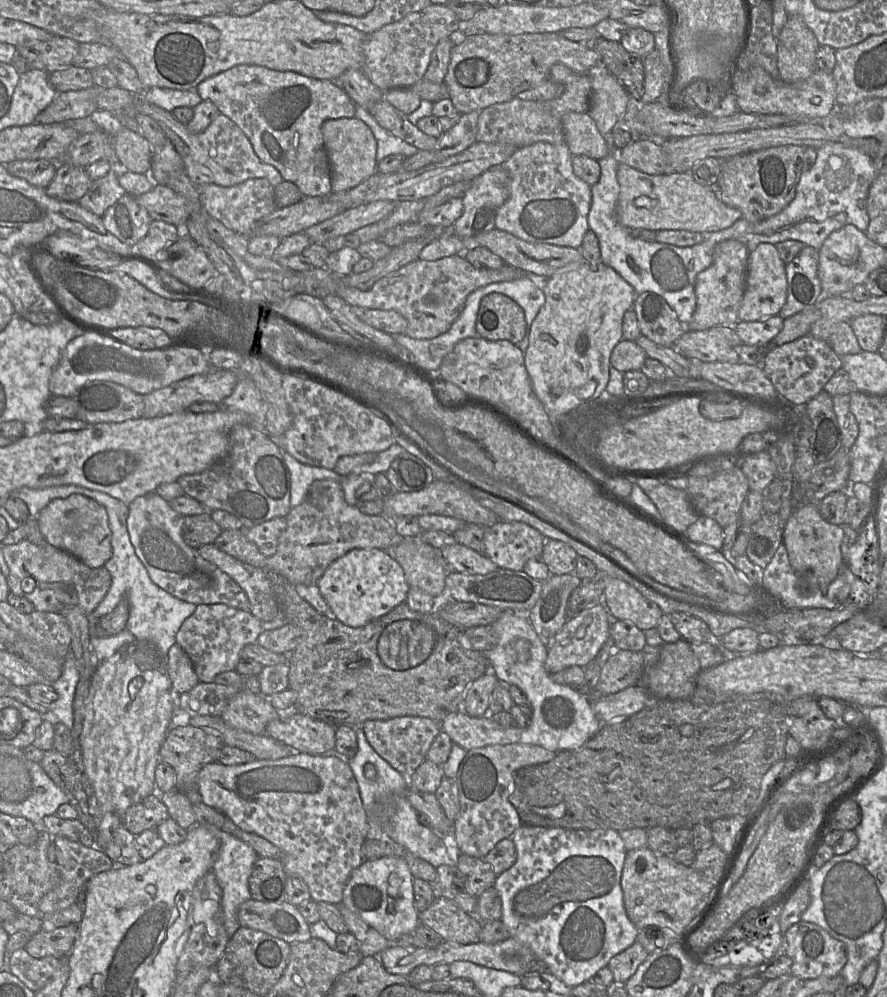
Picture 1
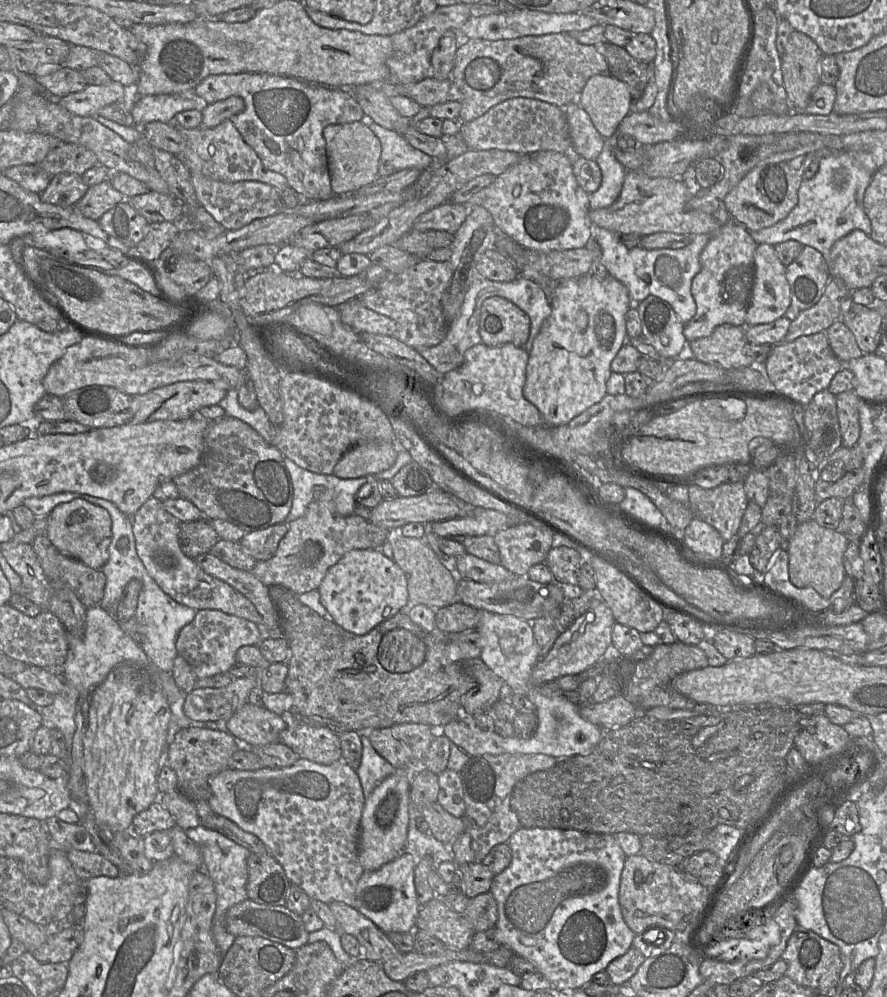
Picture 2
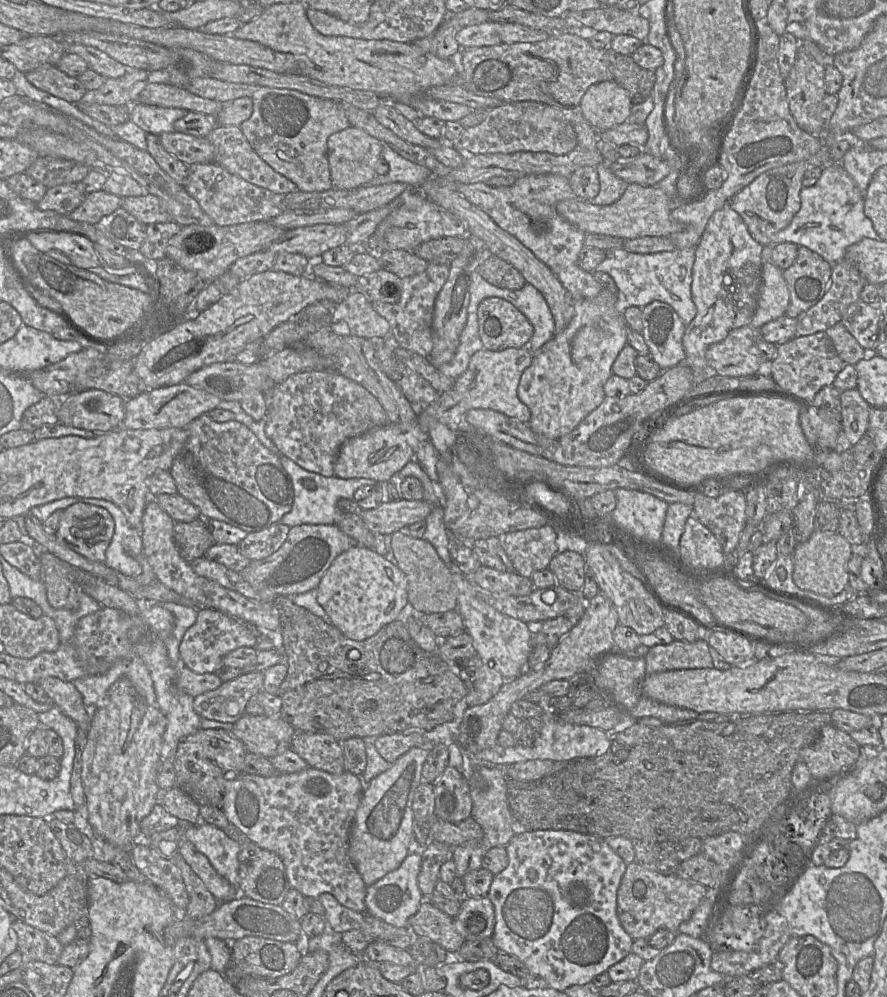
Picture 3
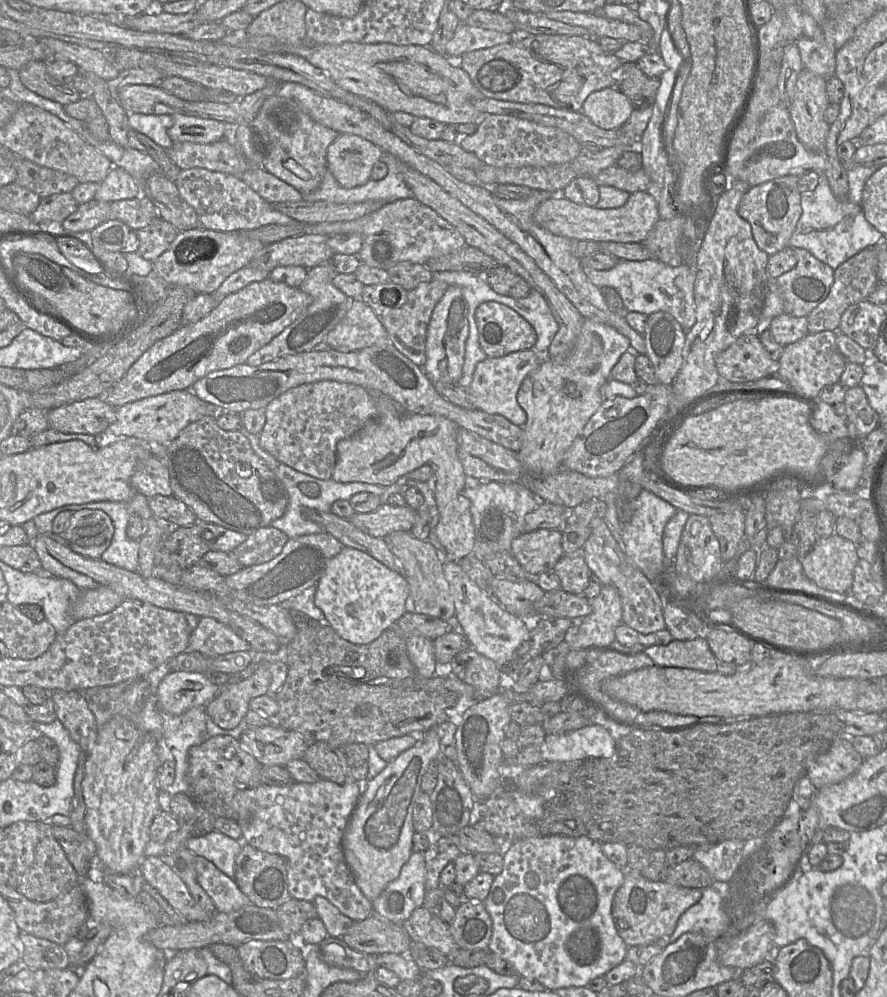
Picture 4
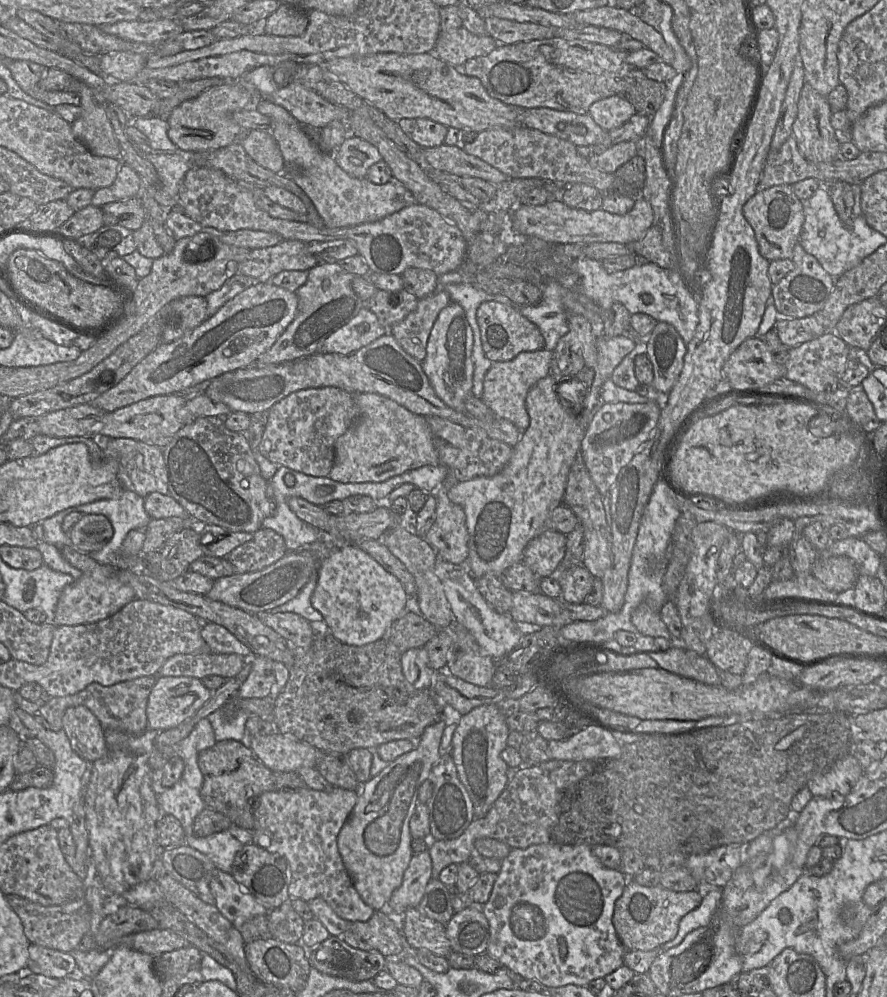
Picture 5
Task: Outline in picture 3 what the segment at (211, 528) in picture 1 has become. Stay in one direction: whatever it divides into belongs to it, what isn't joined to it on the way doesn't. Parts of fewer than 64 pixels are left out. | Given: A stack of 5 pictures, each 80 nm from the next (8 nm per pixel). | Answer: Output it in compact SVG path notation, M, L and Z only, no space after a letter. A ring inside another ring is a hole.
M204 518L175 523L174 542L180 556L188 563L204 556L205 552L215 544Z

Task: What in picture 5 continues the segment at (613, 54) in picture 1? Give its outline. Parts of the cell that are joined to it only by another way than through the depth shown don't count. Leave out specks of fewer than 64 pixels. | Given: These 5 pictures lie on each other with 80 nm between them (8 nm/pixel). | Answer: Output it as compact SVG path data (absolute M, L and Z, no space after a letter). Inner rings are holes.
M632 68L632 84L623 96L639 115L653 117L665 99L666 83L648 78L642 70Z

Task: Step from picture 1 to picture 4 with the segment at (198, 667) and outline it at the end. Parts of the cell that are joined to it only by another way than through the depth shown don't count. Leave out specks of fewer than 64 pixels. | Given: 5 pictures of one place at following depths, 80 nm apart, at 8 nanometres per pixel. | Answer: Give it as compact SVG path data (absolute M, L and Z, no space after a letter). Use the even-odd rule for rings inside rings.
M200 617L197 627L191 632L185 652L200 652L208 657L225 655L231 652L251 651L251 647L229 627L210 617Z

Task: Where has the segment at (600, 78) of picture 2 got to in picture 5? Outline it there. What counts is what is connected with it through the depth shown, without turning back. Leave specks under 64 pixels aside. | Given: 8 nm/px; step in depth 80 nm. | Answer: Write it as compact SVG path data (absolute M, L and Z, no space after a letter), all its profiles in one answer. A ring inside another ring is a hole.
M623 95L598 100L588 110L588 115L605 131L621 127L634 114L636 112L633 106Z

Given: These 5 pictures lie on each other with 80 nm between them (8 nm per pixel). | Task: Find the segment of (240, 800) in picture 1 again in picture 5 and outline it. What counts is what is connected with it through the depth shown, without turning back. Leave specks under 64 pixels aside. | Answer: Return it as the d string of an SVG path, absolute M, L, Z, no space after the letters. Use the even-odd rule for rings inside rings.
M333 787L330 791L318 791L303 788L295 791L274 790L264 792L252 804L255 825L252 830L253 844L266 851L279 854L288 861L290 899L301 899L306 902L320 897L342 919L350 922L366 922L375 910L366 904L355 889L340 857L337 836L358 800L358 791Z

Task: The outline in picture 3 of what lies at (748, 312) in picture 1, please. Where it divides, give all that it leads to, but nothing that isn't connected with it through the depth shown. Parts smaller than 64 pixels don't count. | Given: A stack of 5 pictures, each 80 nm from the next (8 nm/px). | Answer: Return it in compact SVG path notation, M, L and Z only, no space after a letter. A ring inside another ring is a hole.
M775 244L762 248L762 286L756 311L749 326L760 329L764 324L786 315L790 304L790 292L783 276L783 270L772 261Z

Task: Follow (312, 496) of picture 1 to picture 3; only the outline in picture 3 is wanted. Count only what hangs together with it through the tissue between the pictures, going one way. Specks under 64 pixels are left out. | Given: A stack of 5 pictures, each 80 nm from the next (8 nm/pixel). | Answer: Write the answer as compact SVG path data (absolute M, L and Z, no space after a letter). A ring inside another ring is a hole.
M303 524L293 526L290 527L285 542L276 552L265 559L251 561L251 563L239 573L242 578L256 590L262 601L272 601L276 596L292 597L316 589L333 560L354 545L356 545L355 542L344 534L336 524Z

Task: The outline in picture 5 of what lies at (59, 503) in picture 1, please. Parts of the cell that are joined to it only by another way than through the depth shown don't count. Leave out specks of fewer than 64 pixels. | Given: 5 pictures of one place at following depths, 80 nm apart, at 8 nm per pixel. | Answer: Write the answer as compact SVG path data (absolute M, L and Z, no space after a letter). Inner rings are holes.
M84 514L69 531L73 549L90 555L100 551L113 537L110 521L100 514Z

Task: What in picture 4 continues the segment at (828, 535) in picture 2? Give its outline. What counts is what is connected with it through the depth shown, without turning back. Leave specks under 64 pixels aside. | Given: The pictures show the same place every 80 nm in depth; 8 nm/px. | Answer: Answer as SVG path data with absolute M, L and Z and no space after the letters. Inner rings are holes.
M836 533L826 538L819 538L811 551L801 558L801 564L807 578L825 590L839 593L851 589L858 561L856 544Z

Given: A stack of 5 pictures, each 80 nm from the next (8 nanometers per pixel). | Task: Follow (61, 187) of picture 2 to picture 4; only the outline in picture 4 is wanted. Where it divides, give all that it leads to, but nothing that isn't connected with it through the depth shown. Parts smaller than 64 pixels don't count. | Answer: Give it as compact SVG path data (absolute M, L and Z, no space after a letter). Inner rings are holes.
M71 192L54 194L41 199L38 207L30 214L30 217L34 224L62 223L77 210L78 206L79 203L73 198Z

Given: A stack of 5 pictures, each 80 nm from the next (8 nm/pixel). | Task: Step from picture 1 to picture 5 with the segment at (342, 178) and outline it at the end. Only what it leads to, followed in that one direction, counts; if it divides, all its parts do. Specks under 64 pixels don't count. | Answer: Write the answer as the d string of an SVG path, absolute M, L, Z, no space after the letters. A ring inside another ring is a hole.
M350 134L332 156L337 165L356 178L365 178L368 169L383 159L376 146Z

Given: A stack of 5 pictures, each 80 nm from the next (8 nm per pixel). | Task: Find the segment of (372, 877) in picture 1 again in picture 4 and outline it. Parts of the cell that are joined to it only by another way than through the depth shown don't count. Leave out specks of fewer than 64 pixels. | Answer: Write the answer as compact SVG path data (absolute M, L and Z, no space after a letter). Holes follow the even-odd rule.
M413 852L402 866L399 876L372 901L374 913L402 924L411 913L423 906L426 889L424 852Z

